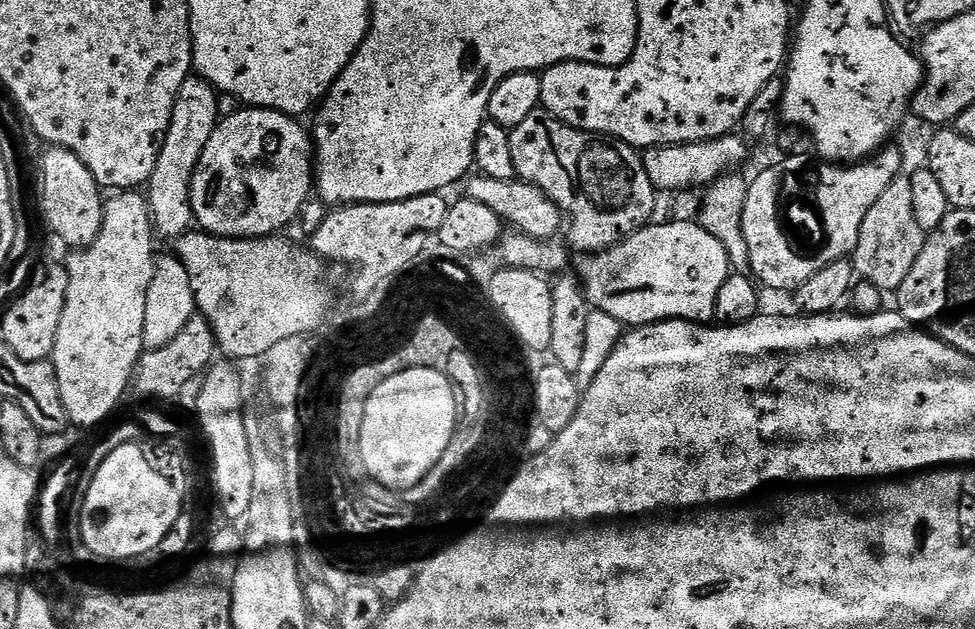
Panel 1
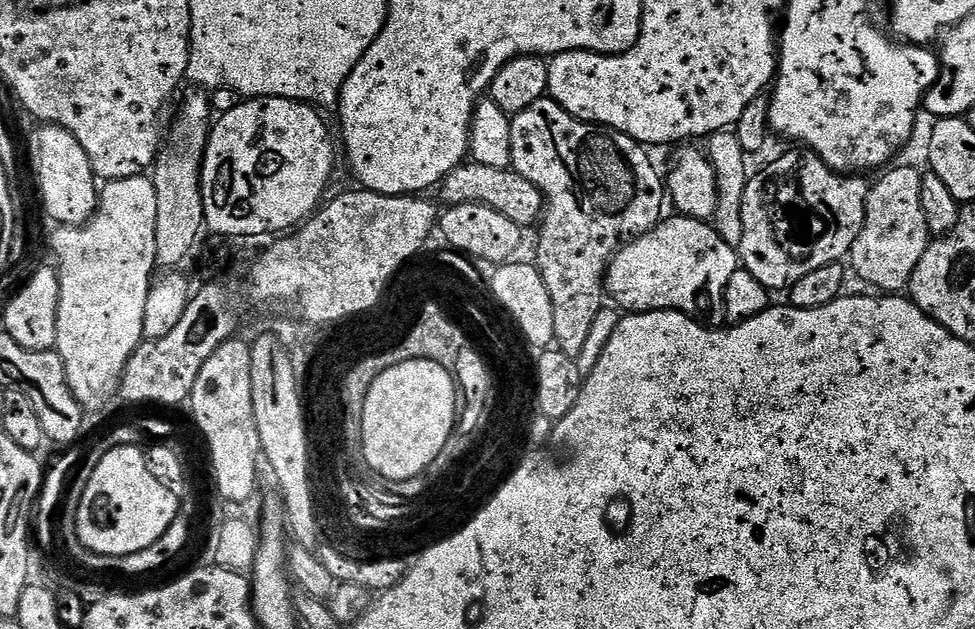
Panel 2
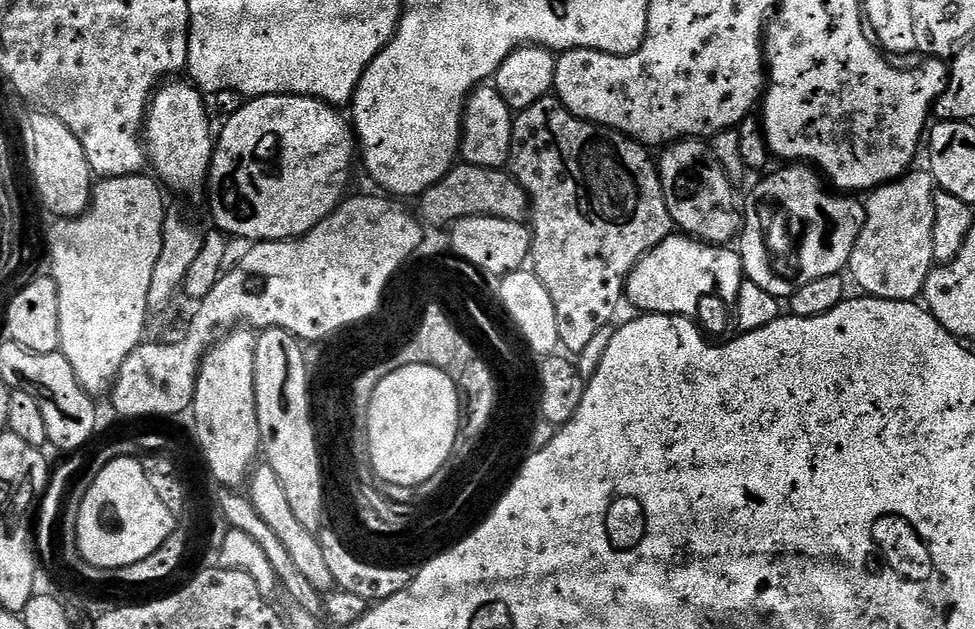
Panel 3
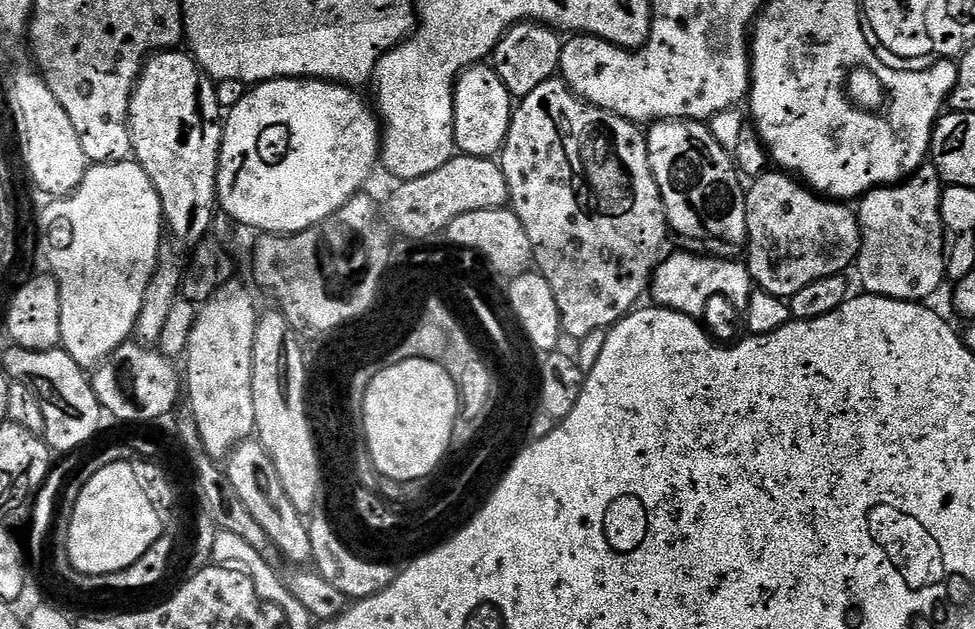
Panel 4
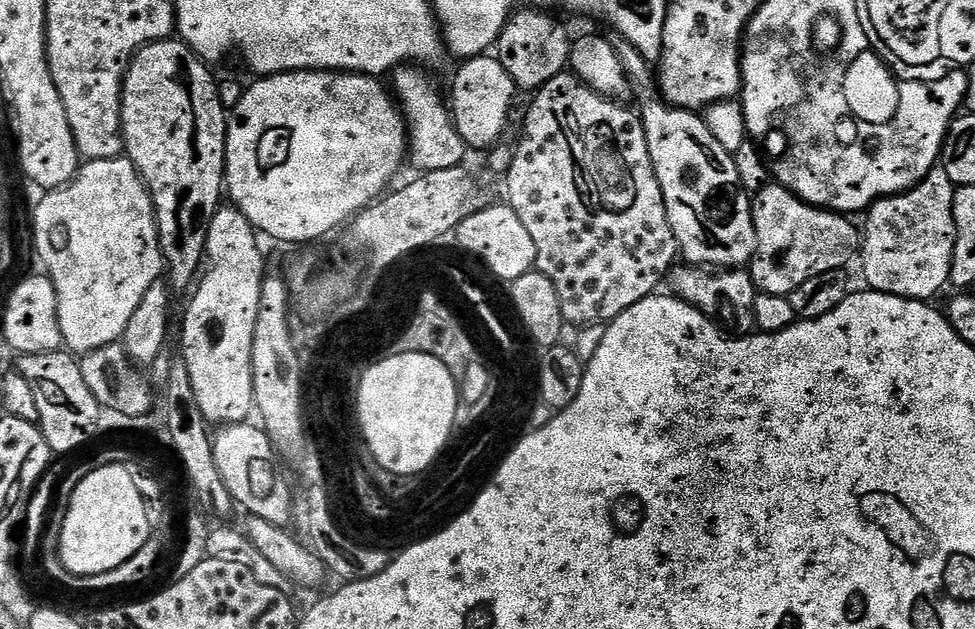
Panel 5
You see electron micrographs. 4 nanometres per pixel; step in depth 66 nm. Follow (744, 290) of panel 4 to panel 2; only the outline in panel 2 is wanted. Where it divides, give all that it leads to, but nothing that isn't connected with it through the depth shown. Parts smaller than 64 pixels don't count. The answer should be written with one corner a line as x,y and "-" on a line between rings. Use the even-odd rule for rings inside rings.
679,214
673,215
673,220
665,219
663,222
657,224
653,232
647,232
644,236
639,236
635,240
626,244
624,248
613,256
612,263
609,264
606,273
606,296
609,301
612,300
620,308
625,308
623,311
628,314
635,314
637,312
684,312
687,316
695,318
699,323
705,326
716,326
719,320
724,316
724,295
726,294
727,283
736,272
738,267
738,252
733,245
730,245
716,233
715,227
711,223
703,220
691,220
688,216

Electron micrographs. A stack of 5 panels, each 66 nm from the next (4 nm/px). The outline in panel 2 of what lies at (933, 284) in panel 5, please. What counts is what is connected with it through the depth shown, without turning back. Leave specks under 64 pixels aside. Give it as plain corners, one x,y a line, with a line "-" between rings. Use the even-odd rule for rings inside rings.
889,167
883,173
885,176
877,184
871,185
868,200
864,203
864,225
850,253
853,270
872,287
869,289
880,294
900,294
911,285
912,275
918,270
918,264
922,262
930,243
926,210
922,208
921,169
896,167

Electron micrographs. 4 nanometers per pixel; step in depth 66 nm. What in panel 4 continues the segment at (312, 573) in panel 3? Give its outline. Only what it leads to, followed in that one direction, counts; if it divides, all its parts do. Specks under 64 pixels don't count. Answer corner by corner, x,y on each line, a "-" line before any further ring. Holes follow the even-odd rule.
249,438
243,444
237,444
227,457
226,473
230,482
234,486
235,495
238,497
246,510
250,512
254,520
262,526
268,535
269,541
276,542
277,546
294,560
312,560
312,539
308,533
308,521
305,513
295,508
294,503
286,496
285,490
282,488
281,479
275,469
274,462
270,458
270,454
266,452
263,446
255,439

